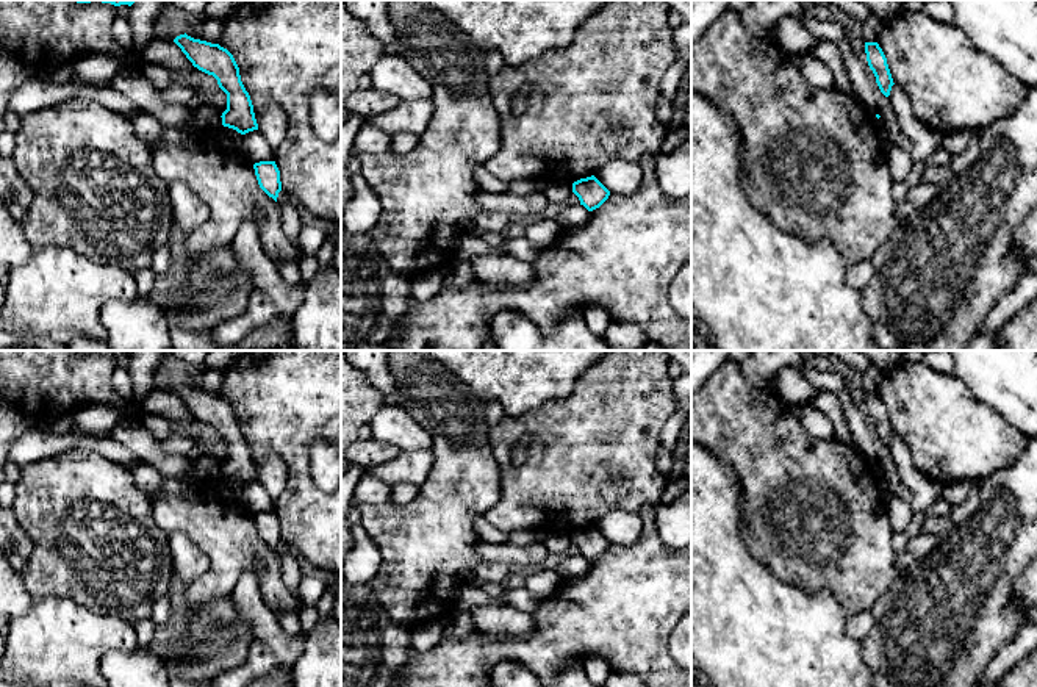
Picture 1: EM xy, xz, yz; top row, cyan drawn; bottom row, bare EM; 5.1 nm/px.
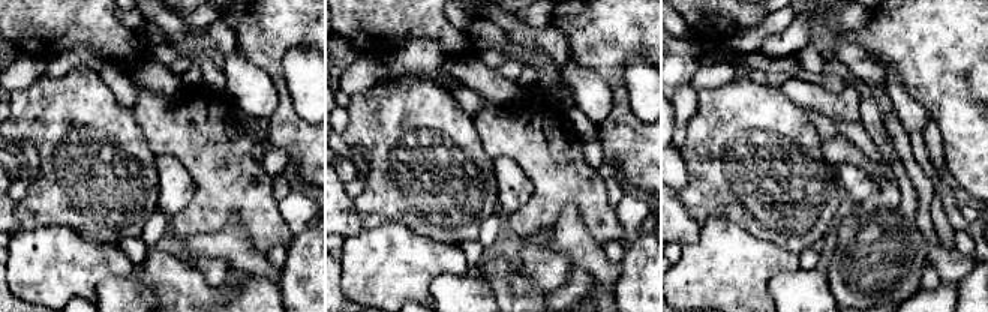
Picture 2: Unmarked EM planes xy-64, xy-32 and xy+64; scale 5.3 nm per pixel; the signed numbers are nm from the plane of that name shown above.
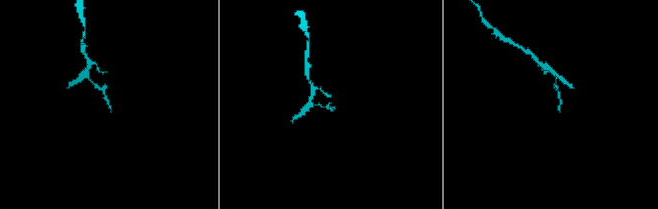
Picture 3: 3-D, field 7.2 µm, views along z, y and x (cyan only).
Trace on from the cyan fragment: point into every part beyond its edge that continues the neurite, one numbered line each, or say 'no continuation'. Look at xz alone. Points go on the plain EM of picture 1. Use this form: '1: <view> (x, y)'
no continuation

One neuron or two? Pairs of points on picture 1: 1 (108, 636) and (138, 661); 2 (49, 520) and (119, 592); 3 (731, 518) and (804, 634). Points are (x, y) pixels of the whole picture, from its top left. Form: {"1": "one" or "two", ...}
{"1": "two", "2": "one", "3": "one"}

